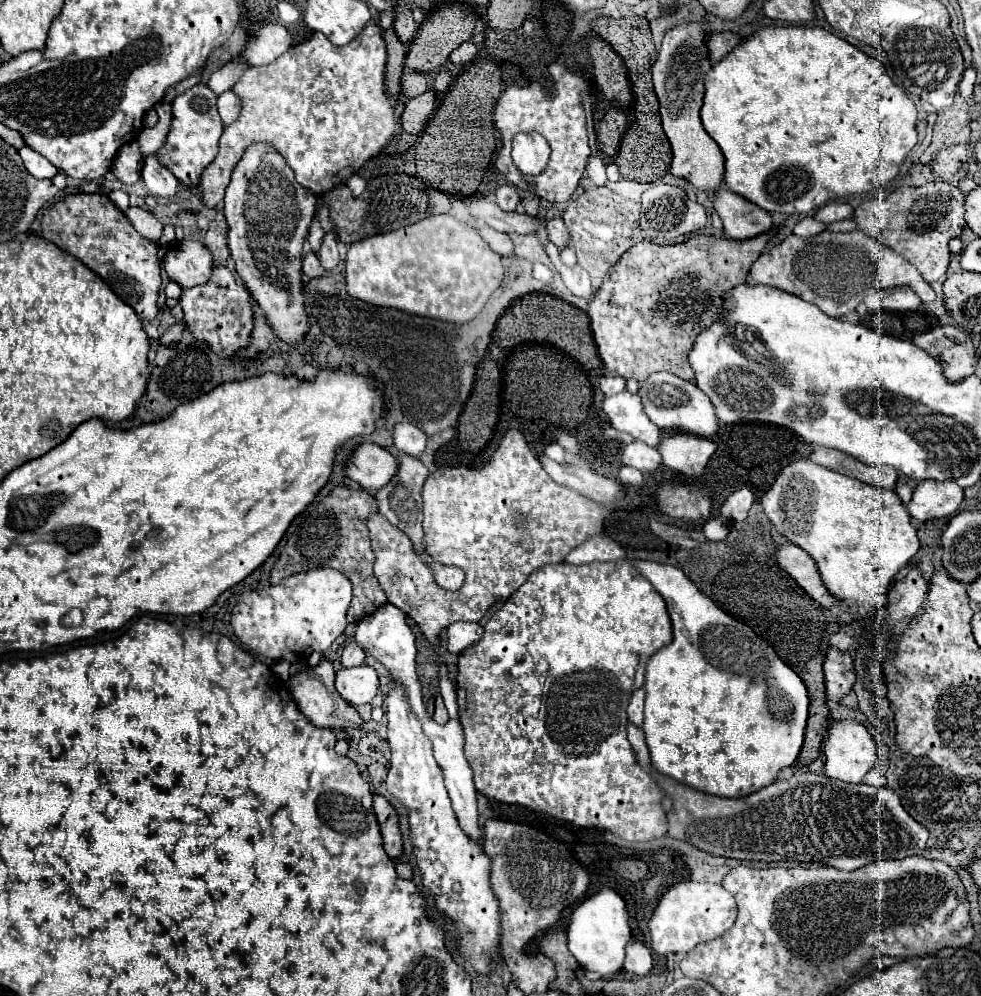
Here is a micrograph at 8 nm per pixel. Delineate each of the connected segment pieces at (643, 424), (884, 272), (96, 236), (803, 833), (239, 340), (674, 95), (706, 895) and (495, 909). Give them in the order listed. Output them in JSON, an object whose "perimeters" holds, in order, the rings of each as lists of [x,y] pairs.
{"perimeters":[[[[621,391],[613,397],[607,397],[603,403],[603,411],[617,431],[629,433],[635,439],[645,441],[647,445],[655,445],[655,441],[659,441],[661,437],[659,427],[655,427],[645,415],[639,395]]],[[[823,231],[817,237],[797,237],[797,235],[789,235],[785,241],[781,241],[779,245],[771,247],[769,251],[765,251],[753,265],[751,265],[751,281],[759,283],[759,285],[769,285],[769,287],[777,287],[781,291],[793,293],[797,297],[801,297],[803,301],[807,299],[809,303],[817,305],[821,311],[825,311],[831,317],[843,317],[851,311],[857,309],[859,301],[873,291],[873,287],[877,289],[891,289],[891,287],[913,287],[915,291],[919,291],[921,301],[935,301],[937,295],[931,289],[931,285],[927,285],[923,281],[923,277],[919,275],[919,271],[905,261],[899,253],[887,249],[885,245],[881,245],[879,241],[867,237],[863,231],[849,231],[849,233],[831,233],[831,231]]],[[[77,193],[77,195],[67,195],[55,205],[51,205],[41,221],[41,237],[47,241],[55,243],[61,251],[73,255],[79,259],[85,267],[89,267],[93,273],[97,273],[111,289],[115,295],[119,295],[127,305],[135,309],[135,313],[141,319],[155,319],[159,315],[157,309],[157,293],[161,289],[161,261],[157,259],[157,243],[143,237],[131,221],[111,203],[111,199],[105,193]]],[[[629,723],[627,737],[639,765],[647,769],[647,773],[673,801],[673,809],[667,815],[669,835],[673,839],[687,841],[705,853],[739,859],[739,861],[767,861],[767,863],[769,861],[799,861],[799,863],[817,861],[843,871],[853,871],[857,867],[863,867],[879,859],[903,859],[913,853],[919,855],[919,851],[925,849],[927,835],[929,835],[927,829],[919,825],[915,819],[911,819],[911,815],[901,807],[899,797],[895,797],[891,789],[875,789],[869,783],[853,785],[853,783],[845,783],[845,781],[837,781],[825,775],[805,771],[805,773],[795,773],[785,781],[775,781],[769,787],[763,787],[761,791],[755,791],[743,799],[723,799],[723,797],[695,791],[687,785],[677,783],[675,779],[663,777],[657,769],[653,769],[641,727]]],[[[213,263],[211,279],[205,285],[183,289],[179,297],[183,309],[183,321],[195,341],[221,357],[233,357],[239,349],[245,349],[253,331],[253,301],[249,291],[239,285],[227,265]]],[[[705,23],[677,25],[671,31],[667,31],[659,57],[653,65],[653,87],[661,105],[663,131],[673,149],[671,175],[687,179],[697,189],[713,197],[715,189],[719,189],[723,183],[725,159],[721,155],[719,145],[709,137],[709,133],[703,129],[699,119],[699,109],[703,103],[703,89],[705,89],[703,81],[705,81],[705,73],[711,67],[711,61],[707,57],[707,47],[705,47],[707,37],[709,35]]],[[[681,881],[673,883],[657,903],[649,919],[649,933],[651,933],[651,947],[659,955],[669,953],[687,953],[695,949],[695,945],[721,937],[737,917],[737,903],[735,897],[723,889],[719,883],[693,883]]],[[[389,673],[383,675],[387,679],[387,691],[385,691],[385,711],[387,711],[387,739],[391,745],[391,767],[389,767],[389,775],[387,775],[387,791],[401,803],[405,803],[407,807],[411,807],[409,813],[409,823],[411,823],[411,839],[415,845],[415,855],[417,855],[417,867],[423,873],[423,885],[431,891],[433,899],[435,899],[435,907],[445,913],[455,927],[459,929],[461,935],[461,951],[467,957],[467,961],[471,963],[471,967],[475,969],[475,973],[483,975],[489,969],[495,967],[495,959],[499,957],[499,933],[501,933],[501,925],[499,925],[499,901],[491,891],[491,883],[489,883],[489,871],[491,871],[491,861],[485,855],[483,847],[473,843],[463,829],[457,823],[457,817],[451,809],[451,801],[443,783],[443,775],[441,769],[437,765],[437,761],[433,759],[433,751],[431,751],[431,743],[425,737],[425,733],[421,731],[421,723],[417,719],[417,715],[411,711],[411,705],[407,701],[405,689],[399,681],[395,681]]]]}

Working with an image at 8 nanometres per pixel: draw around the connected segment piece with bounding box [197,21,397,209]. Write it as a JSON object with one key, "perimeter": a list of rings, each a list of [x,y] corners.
{"perimeter":[[[369,21],[361,35],[343,47],[333,45],[327,37],[323,37],[323,33],[315,33],[309,41],[291,47],[273,63],[265,67],[247,67],[231,89],[241,99],[241,113],[235,123],[223,129],[219,153],[211,165],[207,165],[197,185],[203,205],[215,209],[223,201],[233,167],[253,143],[271,145],[277,153],[281,153],[285,163],[293,169],[297,183],[315,195],[323,195],[325,191],[337,187],[339,173],[341,177],[357,173],[375,153],[379,153],[397,129],[393,105],[385,93],[385,63],[387,49],[381,29],[377,23]]]}

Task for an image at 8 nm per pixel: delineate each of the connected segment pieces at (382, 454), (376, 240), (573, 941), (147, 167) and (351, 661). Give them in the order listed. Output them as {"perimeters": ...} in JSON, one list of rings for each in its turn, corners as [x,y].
{"perimeters":[[[[361,443],[345,463],[345,475],[363,489],[381,489],[391,481],[397,469],[397,457],[375,443]]],[[[431,215],[397,231],[375,235],[349,245],[345,269],[349,297],[375,307],[391,307],[409,315],[429,317],[451,325],[469,323],[487,303],[485,295],[489,299],[503,279],[501,257],[489,247],[487,241],[481,241],[477,229],[453,219],[451,215]]],[[[601,889],[595,895],[579,903],[567,925],[567,947],[585,971],[595,971],[601,977],[611,977],[623,967],[625,945],[631,939],[629,915],[625,901],[613,889]]],[[[157,153],[147,155],[143,161],[145,163],[141,169],[141,177],[143,177],[147,189],[159,197],[175,195],[179,189],[179,181],[175,179],[173,173],[167,173],[167,169],[157,161]]],[[[349,641],[343,649],[343,655],[341,655],[341,665],[343,667],[359,667],[365,663],[365,651],[355,643],[355,641]]]]}

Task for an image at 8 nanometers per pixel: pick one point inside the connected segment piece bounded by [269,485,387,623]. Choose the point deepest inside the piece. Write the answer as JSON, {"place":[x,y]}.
{"place":[331,532]}

